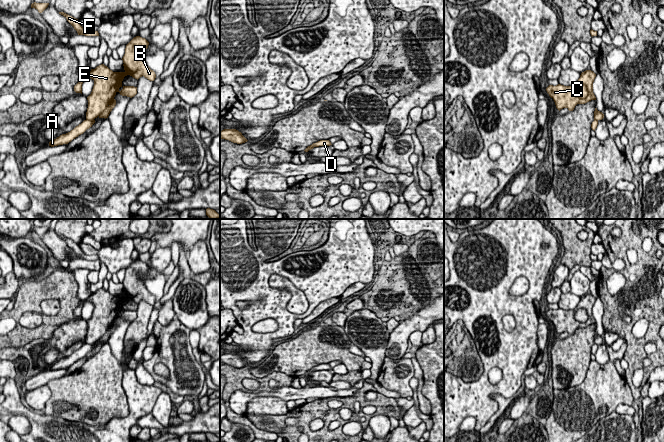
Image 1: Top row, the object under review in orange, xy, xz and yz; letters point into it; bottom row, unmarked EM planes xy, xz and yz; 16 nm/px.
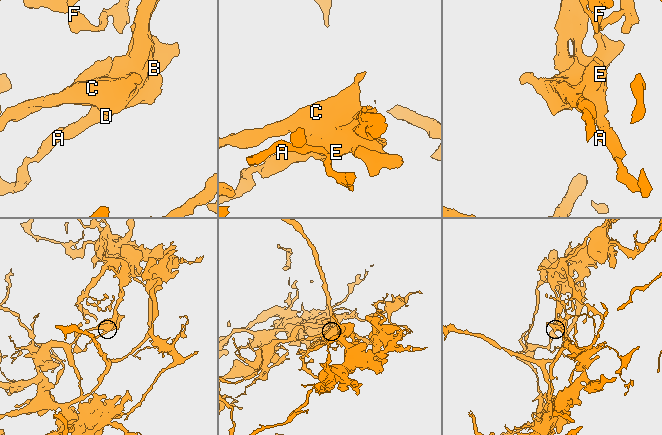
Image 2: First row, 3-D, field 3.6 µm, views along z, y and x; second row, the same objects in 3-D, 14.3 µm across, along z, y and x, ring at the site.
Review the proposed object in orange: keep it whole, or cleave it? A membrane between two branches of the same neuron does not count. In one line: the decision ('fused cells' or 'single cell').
fused cells

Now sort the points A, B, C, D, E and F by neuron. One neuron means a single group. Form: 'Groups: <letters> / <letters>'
Groups: A D F / B C E

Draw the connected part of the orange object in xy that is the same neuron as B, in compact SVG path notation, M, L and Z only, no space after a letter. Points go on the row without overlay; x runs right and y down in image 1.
M140 260L134 261L125 272L122 282L124 296L113 296L104 288L97 290L86 299L94 304L91 318L87 321L88 332L86 344L97 342L112 326L125 300L130 299L135 303L144 300L150 305L154 305L156 298L151 294L141 278L148 272L149 266Z

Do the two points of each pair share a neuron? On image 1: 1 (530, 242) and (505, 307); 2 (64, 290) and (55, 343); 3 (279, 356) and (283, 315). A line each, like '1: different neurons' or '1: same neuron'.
1: same neuron
2: different neurons
3: different neurons

